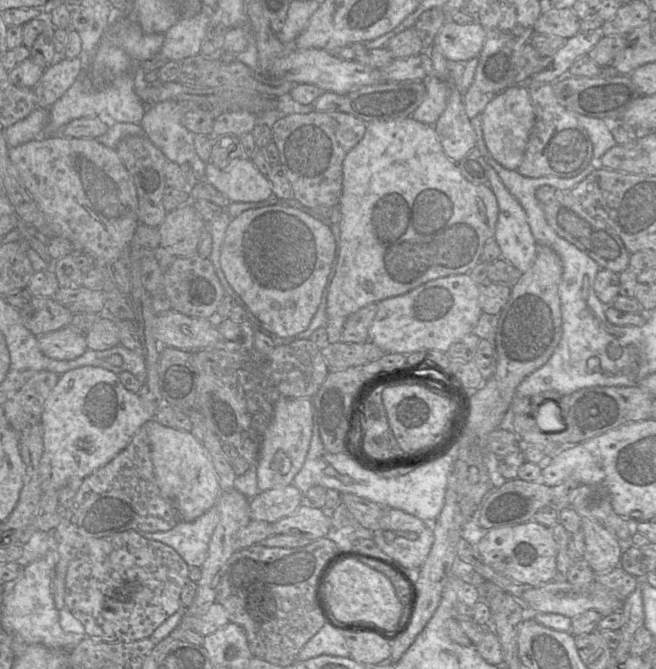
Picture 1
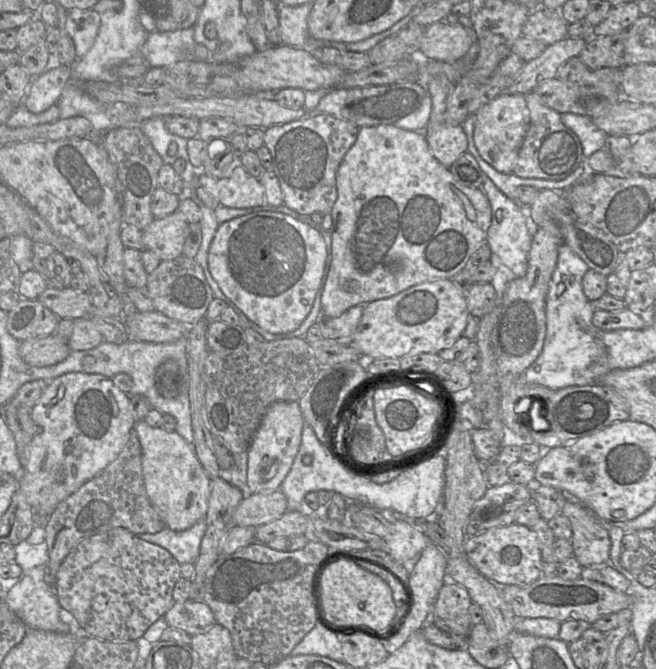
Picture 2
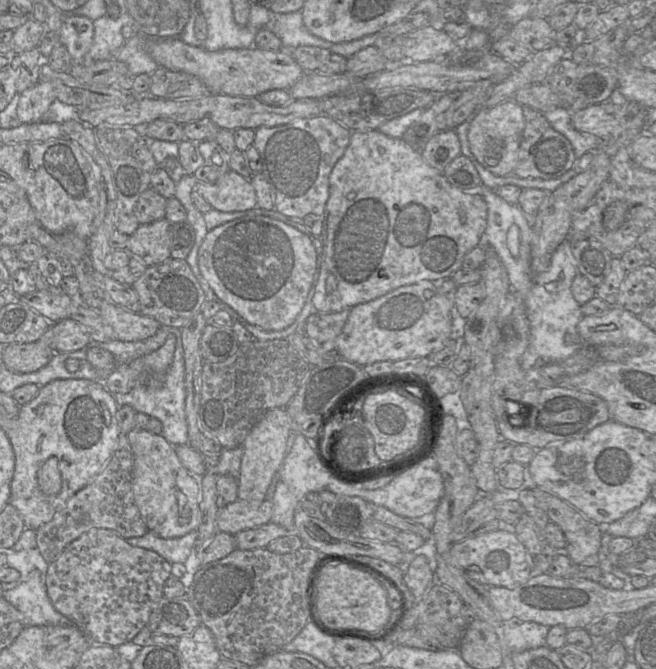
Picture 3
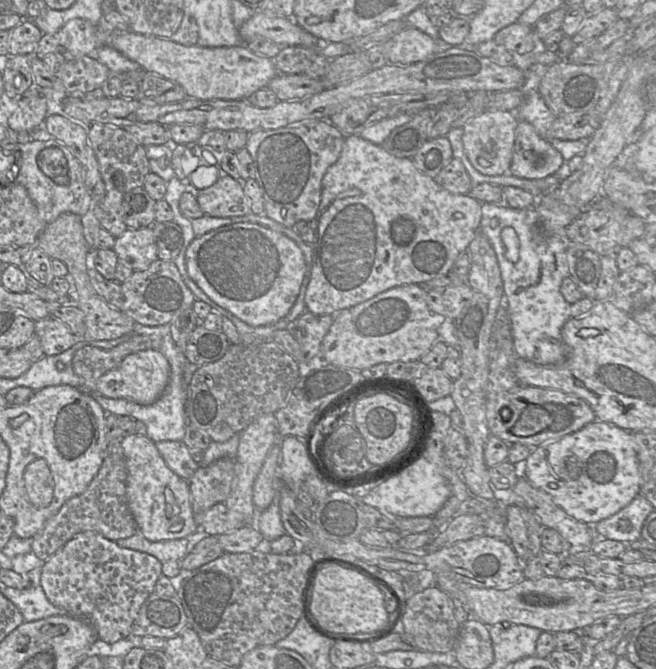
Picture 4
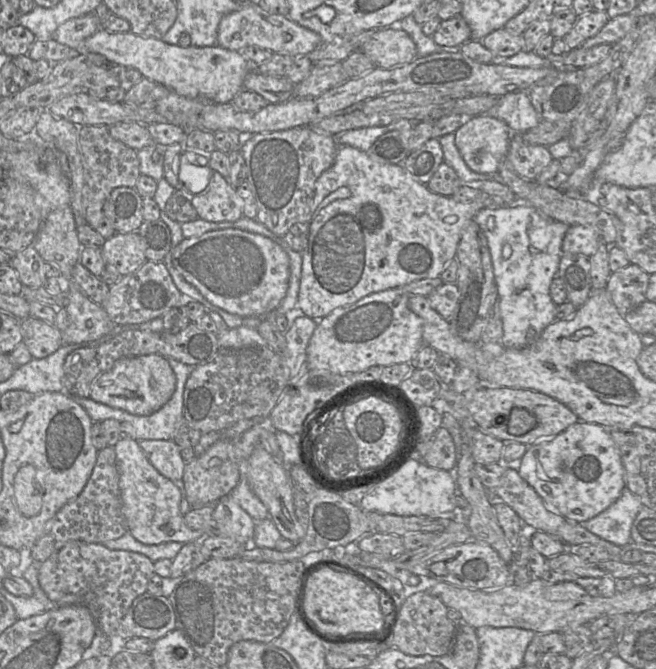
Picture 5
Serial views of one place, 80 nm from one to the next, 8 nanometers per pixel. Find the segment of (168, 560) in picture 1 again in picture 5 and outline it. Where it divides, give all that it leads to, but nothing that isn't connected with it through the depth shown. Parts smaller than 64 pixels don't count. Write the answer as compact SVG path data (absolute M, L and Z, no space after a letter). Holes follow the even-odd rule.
M71 541L39 565L38 580L41 589L56 605L76 605L86 608L102 633L116 635L121 620L133 601L147 592L147 585L154 574L153 562L143 554L125 550L110 550L102 543Z

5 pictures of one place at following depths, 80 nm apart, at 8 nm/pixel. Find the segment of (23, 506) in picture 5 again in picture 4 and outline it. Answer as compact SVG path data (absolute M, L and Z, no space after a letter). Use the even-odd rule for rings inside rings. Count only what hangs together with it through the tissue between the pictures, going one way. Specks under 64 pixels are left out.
M43 459L31 462L24 471L24 483L30 502L36 507L47 506L54 491L51 472Z

